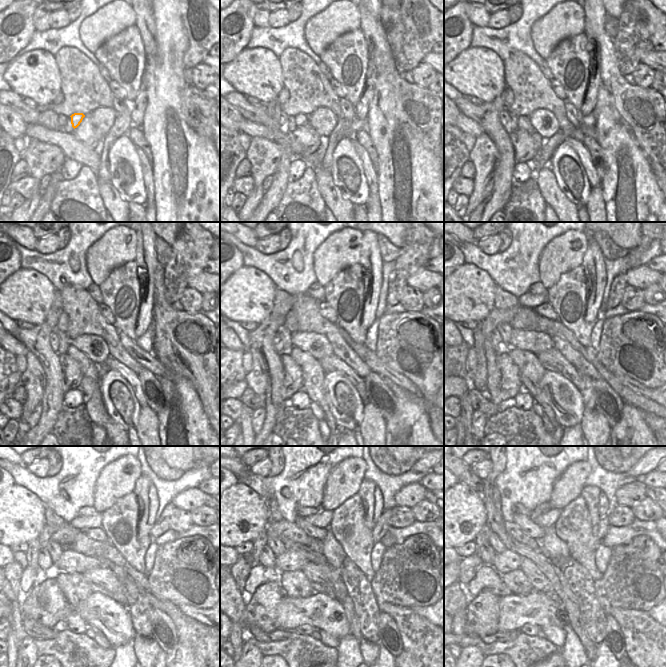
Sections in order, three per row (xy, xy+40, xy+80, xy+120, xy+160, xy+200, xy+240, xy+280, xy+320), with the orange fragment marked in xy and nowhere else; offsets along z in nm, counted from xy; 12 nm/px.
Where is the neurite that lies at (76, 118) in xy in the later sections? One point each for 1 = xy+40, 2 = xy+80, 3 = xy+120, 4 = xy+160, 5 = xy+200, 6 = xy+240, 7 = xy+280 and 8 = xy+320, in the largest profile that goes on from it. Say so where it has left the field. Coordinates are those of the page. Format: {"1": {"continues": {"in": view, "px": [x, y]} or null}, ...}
{"1": {"continues": {"in": "xy+40", "px": [301, 119]}}, "2": {"continues": {"in": "xy+80", "px": [523, 122]}}, "3": {"continues": {"in": "xy+120", "px": [90, 383]}}, "4": {"continues": {"in": "xy+160", "px": [313, 374]}}, "5": {"continues": {"in": "xy+200", "px": [531, 371]}}, "6": {"continues": {"in": "xy+240", "px": [73, 585]}}, "7": {"continues": {"in": "xy+280", "px": [295, 584]}}, "8": {"continues": {"in": "xy+320", "px": [516, 581]}}}

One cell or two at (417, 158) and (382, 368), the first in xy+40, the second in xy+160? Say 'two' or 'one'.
two

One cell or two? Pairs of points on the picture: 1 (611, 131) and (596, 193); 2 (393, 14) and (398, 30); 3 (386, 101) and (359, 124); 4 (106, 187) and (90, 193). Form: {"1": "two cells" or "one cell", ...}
{"1": "two cells", "2": "one cell", "3": "two cells", "4": "two cells"}

